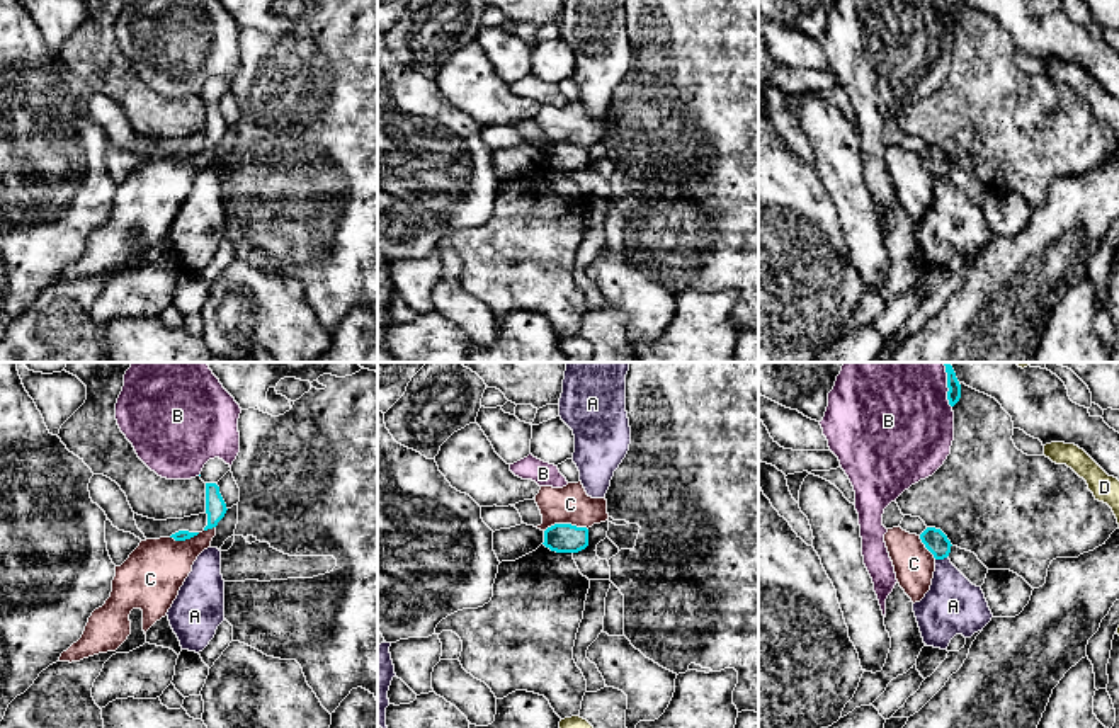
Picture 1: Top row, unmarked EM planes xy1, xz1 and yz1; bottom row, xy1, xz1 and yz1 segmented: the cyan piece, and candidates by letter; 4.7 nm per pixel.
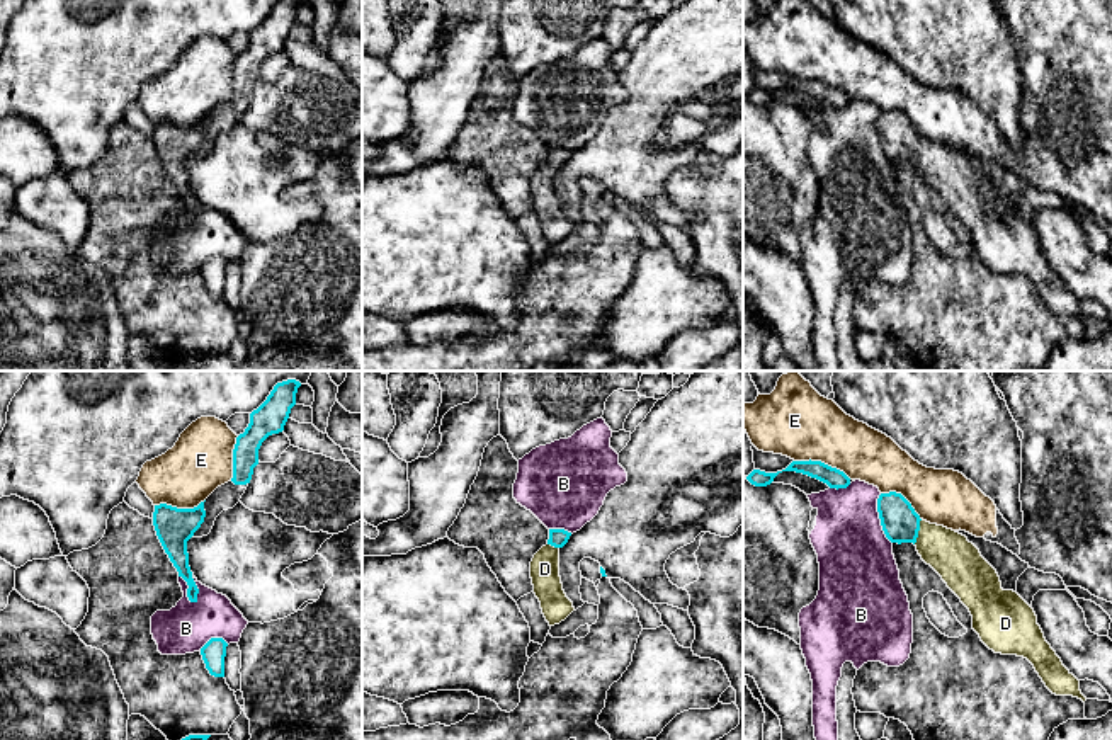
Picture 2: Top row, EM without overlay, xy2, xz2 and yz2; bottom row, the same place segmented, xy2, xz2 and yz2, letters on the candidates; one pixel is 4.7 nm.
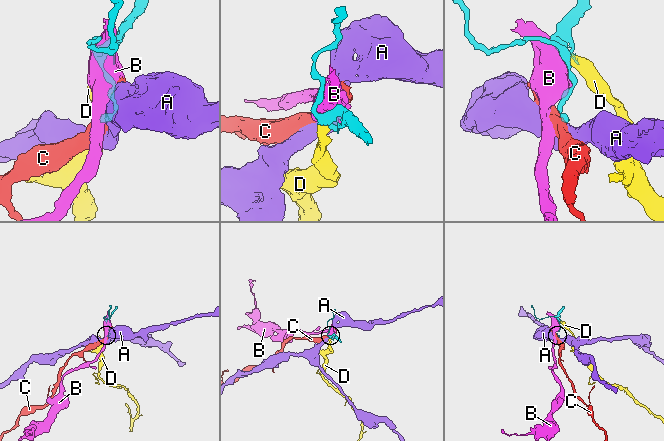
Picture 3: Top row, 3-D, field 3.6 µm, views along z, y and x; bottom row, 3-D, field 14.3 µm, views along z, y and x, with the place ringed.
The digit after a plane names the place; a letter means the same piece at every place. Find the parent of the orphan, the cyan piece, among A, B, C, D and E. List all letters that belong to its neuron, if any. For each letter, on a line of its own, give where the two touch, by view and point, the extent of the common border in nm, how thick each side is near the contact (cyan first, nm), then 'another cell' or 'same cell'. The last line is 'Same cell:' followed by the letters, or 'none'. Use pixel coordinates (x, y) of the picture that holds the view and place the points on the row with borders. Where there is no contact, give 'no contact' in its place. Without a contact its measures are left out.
A: meets cyan in yz1 at (941, 558); contact 60 nm long; 110 nm thick on the cyan side, 280 nm on the other; another cell
B: meets cyan in xy2 at (187, 591); contact 160 nm long; 130 nm thick on the cyan side, 240 nm on the other; another cell
C: meets cyan in xz1 at (565, 524); contact 200 nm long; 140 nm thick on the cyan side, 180 nm on the other; another cell
D: meets cyan in yz2 at (919, 529); contact 130 nm long; 180 nm thick on the cyan side, 220 nm on the other; same cell
E: meets cyan in yz2 at (823, 463); contact 280 nm long; 90 nm thick on the cyan side, 340 nm on the other; another cell
Same cell: D

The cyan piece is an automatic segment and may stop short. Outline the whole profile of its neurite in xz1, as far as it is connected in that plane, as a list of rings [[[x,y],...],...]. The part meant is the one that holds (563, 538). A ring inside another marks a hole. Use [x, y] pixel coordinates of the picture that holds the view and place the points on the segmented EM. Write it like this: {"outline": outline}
{"outline": [[[554,524],[544,531],[542,544],[556,553],[578,553],[588,546],[588,529]]]}

